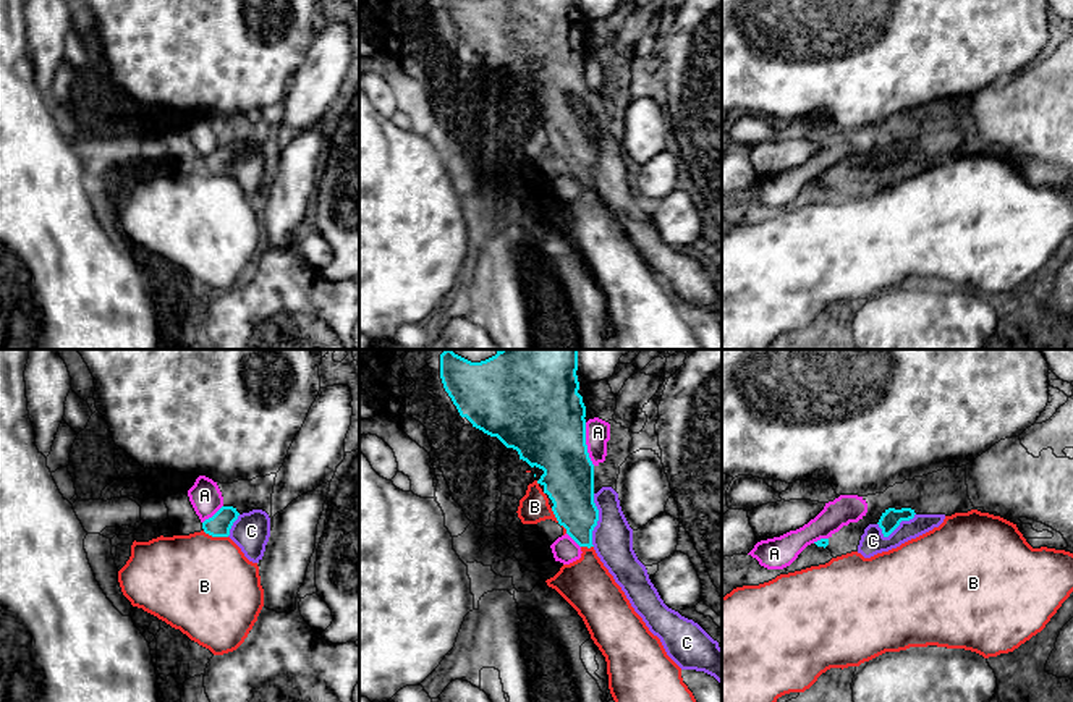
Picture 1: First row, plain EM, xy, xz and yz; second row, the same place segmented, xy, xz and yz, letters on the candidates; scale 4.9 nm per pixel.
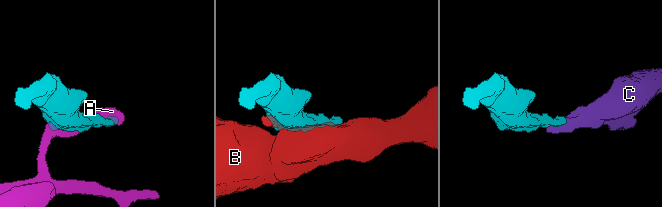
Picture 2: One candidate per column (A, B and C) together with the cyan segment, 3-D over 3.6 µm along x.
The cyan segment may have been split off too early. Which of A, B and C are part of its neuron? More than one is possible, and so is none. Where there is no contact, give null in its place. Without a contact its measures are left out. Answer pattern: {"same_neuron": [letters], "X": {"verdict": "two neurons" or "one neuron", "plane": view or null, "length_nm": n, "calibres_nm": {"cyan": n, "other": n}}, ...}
{"same_neuron": ["C"], "A": {"verdict": "two neurons", "plane": "xz", "length_nm": 220, "calibres_nm": {"cyan": 420, "other": 130}}, "B": {"verdict": "two neurons", "plane": "xy", "length_nm": 130, "calibres_nm": {"cyan": 110, "other": 480}}, "C": {"verdict": "one neuron", "plane": "xz", "length_nm": 260, "calibres_nm": {"cyan": 260, "other": 200}}}

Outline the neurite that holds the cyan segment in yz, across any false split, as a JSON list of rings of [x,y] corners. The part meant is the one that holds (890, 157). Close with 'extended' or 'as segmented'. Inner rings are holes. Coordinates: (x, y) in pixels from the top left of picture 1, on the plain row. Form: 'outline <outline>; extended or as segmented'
outline [[[889,146],[877,162],[869,162],[861,173],[858,191],[871,196],[939,165],[945,152],[916,152],[911,146]]]; extended

